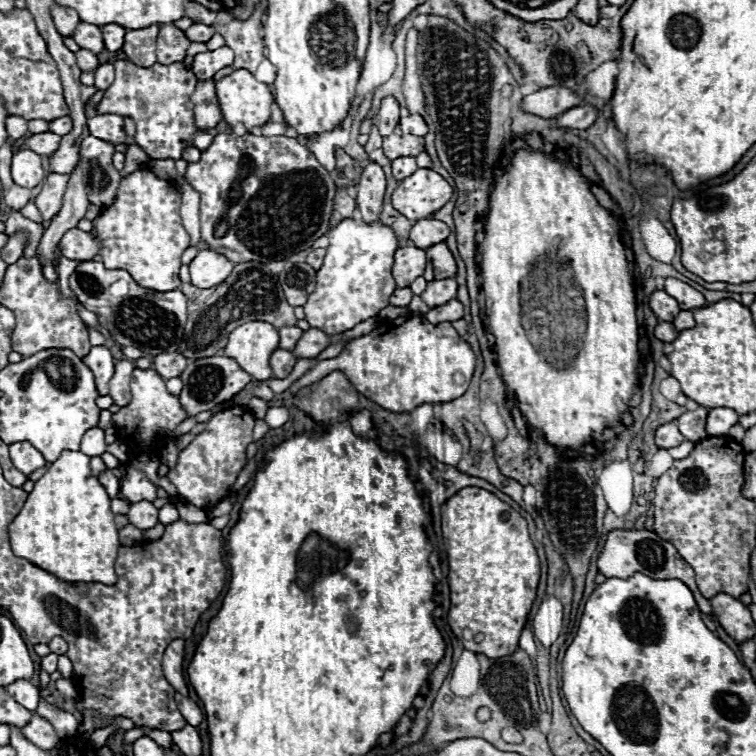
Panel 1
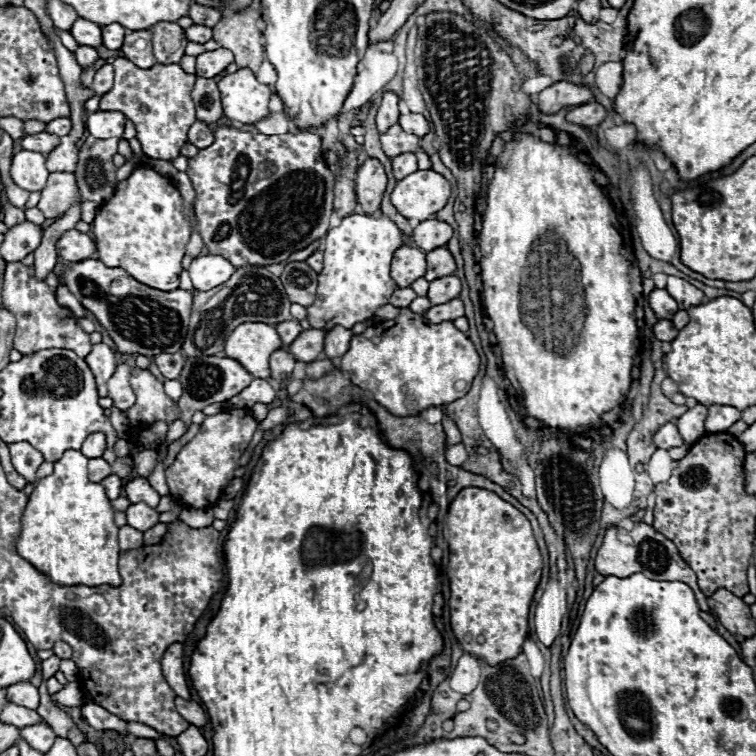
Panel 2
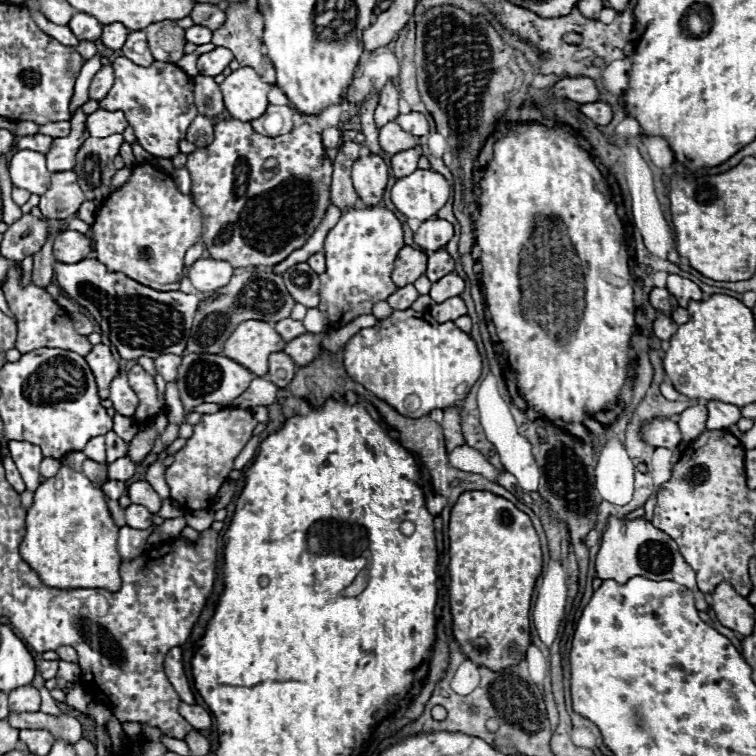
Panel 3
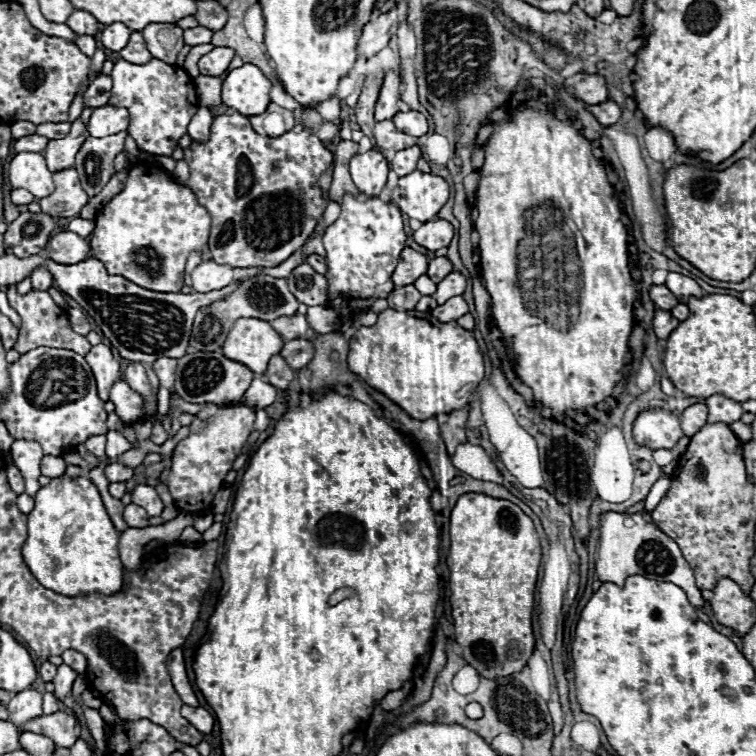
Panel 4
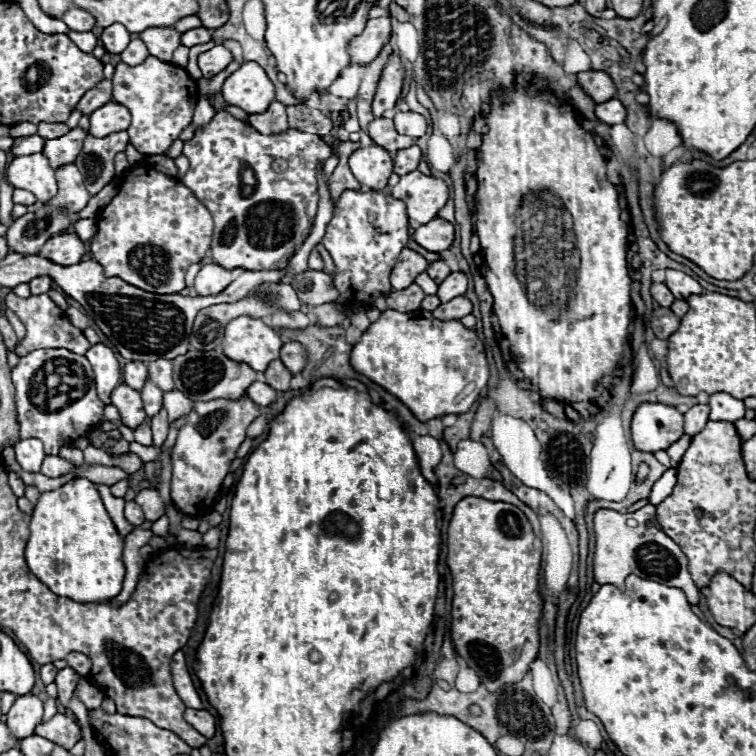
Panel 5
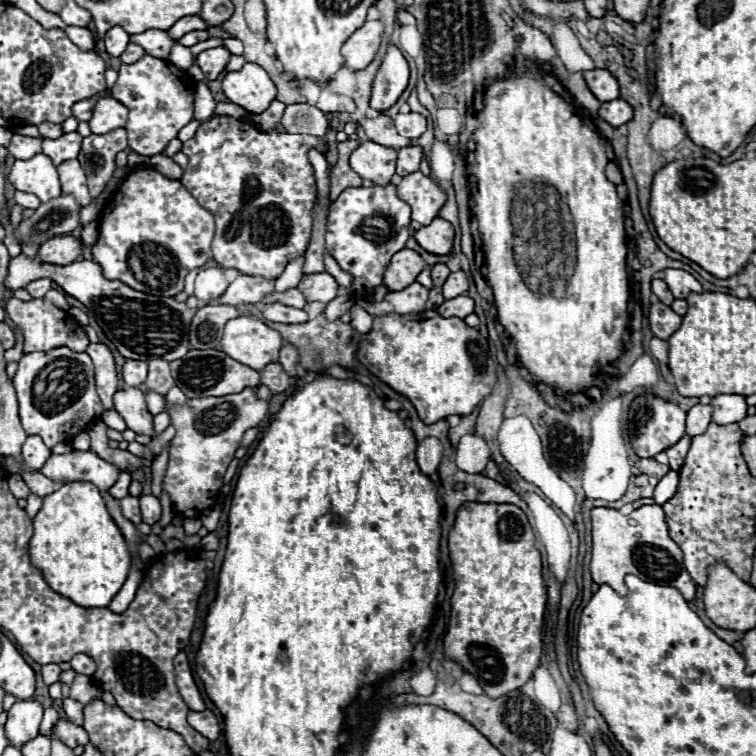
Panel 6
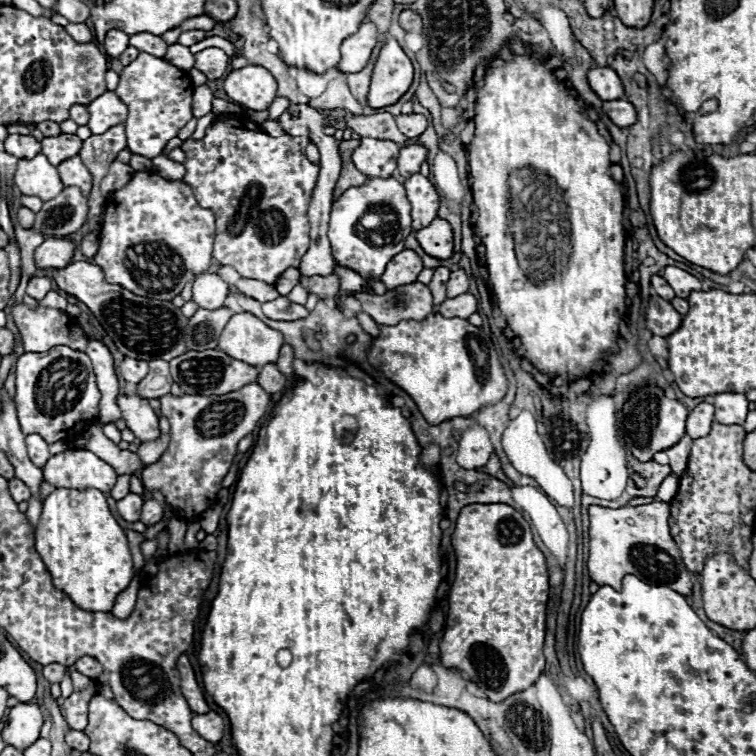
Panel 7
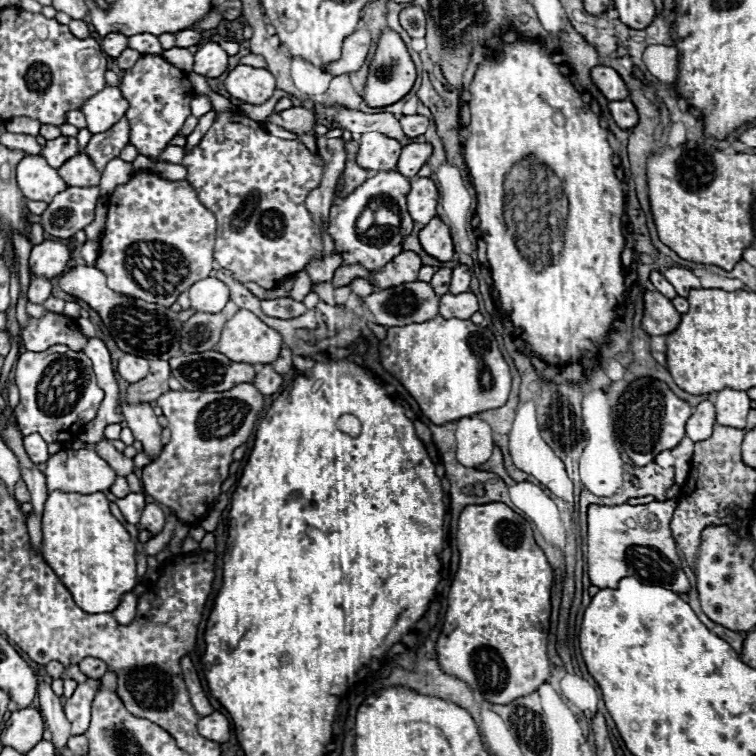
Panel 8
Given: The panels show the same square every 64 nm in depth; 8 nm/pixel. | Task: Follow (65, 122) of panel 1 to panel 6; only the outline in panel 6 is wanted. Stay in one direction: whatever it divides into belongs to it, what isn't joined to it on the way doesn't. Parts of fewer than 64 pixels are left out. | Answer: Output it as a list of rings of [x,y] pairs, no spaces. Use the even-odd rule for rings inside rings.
[[[42,122],[42,124],[38,124],[38,130],[40,130],[42,138],[46,138],[46,136],[62,136],[62,126],[60,124]]]

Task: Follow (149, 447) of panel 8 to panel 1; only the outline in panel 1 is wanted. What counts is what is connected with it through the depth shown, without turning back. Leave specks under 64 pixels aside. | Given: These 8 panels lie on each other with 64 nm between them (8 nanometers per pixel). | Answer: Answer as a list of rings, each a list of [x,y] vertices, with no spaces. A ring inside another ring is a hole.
[[[120,360],[116,362],[116,372],[110,380],[110,396],[114,400],[114,404],[118,406],[126,406],[132,396],[130,396],[130,376],[132,376],[134,364],[128,360]]]

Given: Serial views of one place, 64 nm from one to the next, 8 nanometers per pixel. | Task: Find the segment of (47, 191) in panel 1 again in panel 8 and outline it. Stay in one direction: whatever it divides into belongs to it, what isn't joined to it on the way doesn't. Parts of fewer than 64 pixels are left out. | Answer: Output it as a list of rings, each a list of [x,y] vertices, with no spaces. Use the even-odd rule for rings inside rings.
[[[78,154],[70,160],[66,160],[58,168],[58,174],[62,176],[62,180],[66,180],[68,186],[82,184],[82,188],[90,188],[100,182],[100,172],[96,172],[96,168],[92,166],[92,162],[88,160],[86,154]]]

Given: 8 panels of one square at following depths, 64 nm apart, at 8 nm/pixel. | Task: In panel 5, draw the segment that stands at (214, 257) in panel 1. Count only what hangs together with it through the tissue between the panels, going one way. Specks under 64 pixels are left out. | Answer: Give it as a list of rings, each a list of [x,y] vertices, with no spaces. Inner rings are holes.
[[[204,264],[200,272],[194,278],[194,288],[200,296],[210,296],[222,292],[232,282],[230,270],[218,266],[218,264]]]

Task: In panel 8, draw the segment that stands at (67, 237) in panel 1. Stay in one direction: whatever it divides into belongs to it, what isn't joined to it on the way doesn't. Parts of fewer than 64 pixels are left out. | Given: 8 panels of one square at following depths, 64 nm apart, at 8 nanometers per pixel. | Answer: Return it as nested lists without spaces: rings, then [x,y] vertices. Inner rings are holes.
[[[44,240],[30,252],[30,268],[34,276],[42,276],[48,280],[60,276],[66,270],[68,260],[70,260],[70,248],[56,240]]]

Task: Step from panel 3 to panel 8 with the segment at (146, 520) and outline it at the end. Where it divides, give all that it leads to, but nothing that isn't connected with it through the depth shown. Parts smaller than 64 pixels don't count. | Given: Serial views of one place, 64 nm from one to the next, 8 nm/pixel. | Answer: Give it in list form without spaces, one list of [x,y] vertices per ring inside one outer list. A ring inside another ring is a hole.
[[[130,492],[126,498],[116,500],[116,506],[130,524],[138,524],[142,508],[146,506],[146,496],[142,492]]]

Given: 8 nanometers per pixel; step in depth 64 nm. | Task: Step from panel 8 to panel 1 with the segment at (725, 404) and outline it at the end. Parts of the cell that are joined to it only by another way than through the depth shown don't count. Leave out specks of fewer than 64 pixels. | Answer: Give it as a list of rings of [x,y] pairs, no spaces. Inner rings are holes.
[[[710,408],[706,420],[706,432],[710,436],[726,436],[728,430],[738,424],[738,414],[730,408]]]

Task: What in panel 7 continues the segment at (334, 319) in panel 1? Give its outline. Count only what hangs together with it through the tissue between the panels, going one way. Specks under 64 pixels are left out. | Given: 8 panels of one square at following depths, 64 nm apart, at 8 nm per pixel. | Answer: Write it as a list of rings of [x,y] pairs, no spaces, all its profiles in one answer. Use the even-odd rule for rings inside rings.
[[[370,178],[364,186],[354,186],[348,188],[338,200],[334,200],[332,204],[332,214],[330,214],[330,230],[328,230],[328,238],[330,238],[330,250],[334,260],[344,266],[350,268],[354,272],[358,272],[362,276],[364,282],[374,280],[378,282],[386,264],[392,260],[392,256],[396,256],[398,252],[404,250],[404,240],[410,234],[410,204],[406,200],[406,192],[402,182],[394,180],[394,178]],[[366,212],[394,212],[396,214],[396,222],[390,222],[390,236],[384,236],[378,230],[366,230],[360,226],[360,218]]]

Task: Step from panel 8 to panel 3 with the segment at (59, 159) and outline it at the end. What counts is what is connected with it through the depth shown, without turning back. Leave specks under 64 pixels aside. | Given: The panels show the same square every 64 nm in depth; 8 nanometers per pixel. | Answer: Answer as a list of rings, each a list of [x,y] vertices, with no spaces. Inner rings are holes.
[[[78,108],[74,112],[70,122],[72,122],[72,132],[68,136],[64,136],[64,138],[56,138],[52,142],[50,152],[46,154],[46,162],[48,162],[50,172],[72,170],[74,164],[76,164],[78,148],[90,136],[88,132],[84,132],[86,130],[86,114],[82,112],[82,108]]]

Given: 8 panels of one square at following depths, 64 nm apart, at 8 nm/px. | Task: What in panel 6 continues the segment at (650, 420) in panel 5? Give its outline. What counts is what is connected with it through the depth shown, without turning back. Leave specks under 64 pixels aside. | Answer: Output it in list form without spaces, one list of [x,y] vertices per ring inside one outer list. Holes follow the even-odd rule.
[[[652,394],[638,396],[628,410],[628,432],[630,432],[630,444],[632,444],[634,452],[642,458],[652,458],[658,452],[664,452],[666,448],[674,446],[686,434],[684,418],[686,418],[686,412],[680,410],[678,404],[674,404],[674,402],[654,398]]]

